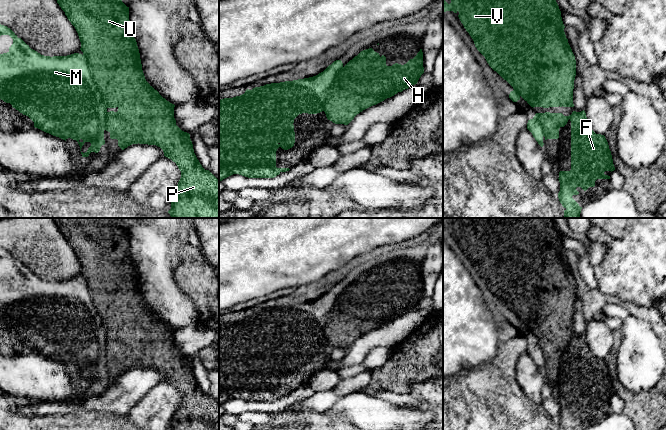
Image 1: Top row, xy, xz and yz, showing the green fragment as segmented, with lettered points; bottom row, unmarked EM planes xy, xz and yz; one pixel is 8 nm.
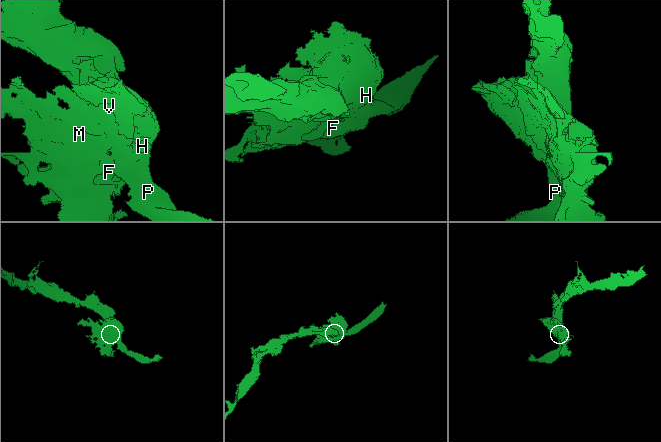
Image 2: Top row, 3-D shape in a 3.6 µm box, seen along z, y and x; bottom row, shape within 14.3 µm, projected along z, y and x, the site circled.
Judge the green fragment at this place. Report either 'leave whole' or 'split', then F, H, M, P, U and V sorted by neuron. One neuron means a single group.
leave whole; groups F H M P U V

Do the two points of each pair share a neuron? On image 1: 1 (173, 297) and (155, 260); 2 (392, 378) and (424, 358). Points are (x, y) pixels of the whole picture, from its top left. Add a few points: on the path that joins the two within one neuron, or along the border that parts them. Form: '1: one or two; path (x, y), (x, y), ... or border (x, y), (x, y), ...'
1: one; path (164, 288), (157, 281), (156, 269)
2: one; path (400, 372), (411, 361), (416, 359)

